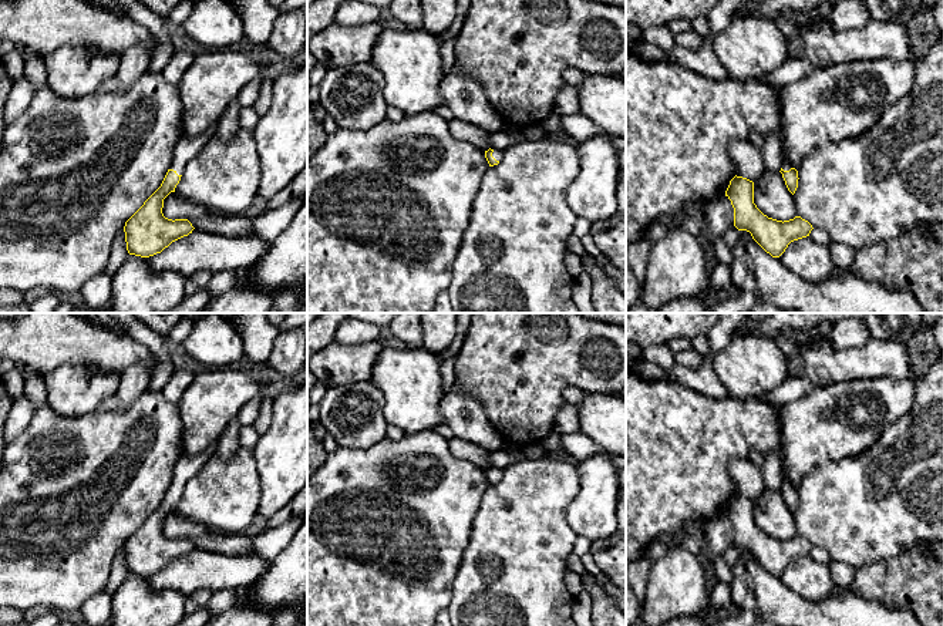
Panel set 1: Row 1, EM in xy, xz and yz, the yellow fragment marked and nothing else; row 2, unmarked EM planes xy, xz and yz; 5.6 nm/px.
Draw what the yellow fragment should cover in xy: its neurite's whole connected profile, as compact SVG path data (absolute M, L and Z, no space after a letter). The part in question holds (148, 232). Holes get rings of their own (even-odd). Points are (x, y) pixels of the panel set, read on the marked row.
M212 132L198 137L182 135L174 149L172 164L161 186L125 222L125 242L129 255L149 258L195 229L188 219L168 219L162 213L164 199L175 192L186 164L205 147Z

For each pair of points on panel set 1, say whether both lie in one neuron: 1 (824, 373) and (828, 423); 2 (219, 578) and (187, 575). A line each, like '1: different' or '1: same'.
1: different
2: same

